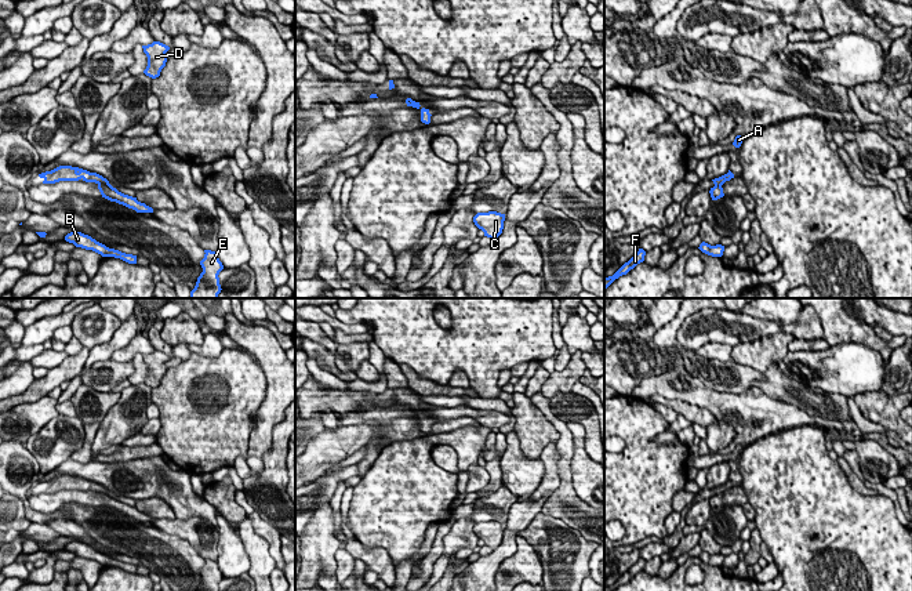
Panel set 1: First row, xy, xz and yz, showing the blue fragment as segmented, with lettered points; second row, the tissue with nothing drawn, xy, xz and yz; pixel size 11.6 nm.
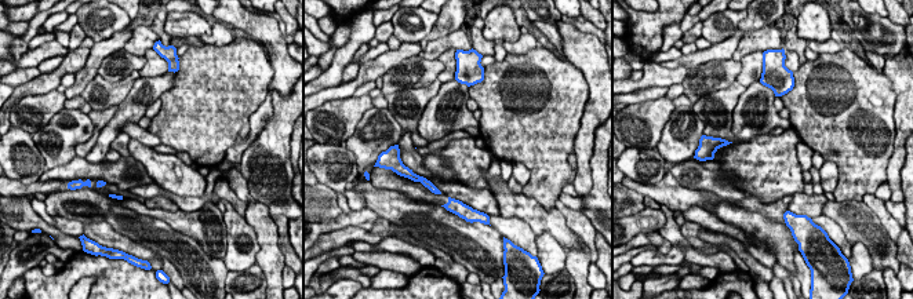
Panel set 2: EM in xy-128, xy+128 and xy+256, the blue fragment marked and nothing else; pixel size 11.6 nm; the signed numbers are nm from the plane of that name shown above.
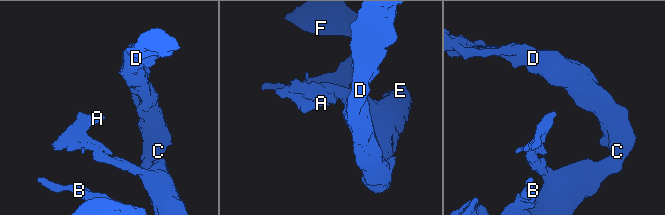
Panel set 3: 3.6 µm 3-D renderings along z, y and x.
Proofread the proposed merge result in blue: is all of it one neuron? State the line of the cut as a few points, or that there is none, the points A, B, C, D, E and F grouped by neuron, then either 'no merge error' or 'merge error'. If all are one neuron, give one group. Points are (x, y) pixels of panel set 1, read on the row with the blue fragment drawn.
cut in xy along (98, 184), (109, 185); A / B C D E F; merge error

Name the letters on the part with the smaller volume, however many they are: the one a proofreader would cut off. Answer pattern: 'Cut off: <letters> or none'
Cut off: A

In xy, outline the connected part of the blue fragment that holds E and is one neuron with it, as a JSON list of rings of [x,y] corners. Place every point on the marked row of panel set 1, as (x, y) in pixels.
[[[204,250],[204,253],[204,258],[200,261],[203,272],[197,278],[189,298],[218,298],[222,290],[218,275],[224,269],[224,265],[215,251]]]

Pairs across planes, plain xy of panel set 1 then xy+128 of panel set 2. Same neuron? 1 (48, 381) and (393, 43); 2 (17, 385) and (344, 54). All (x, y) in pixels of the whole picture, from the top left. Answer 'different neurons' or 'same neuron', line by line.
1: different neurons
2: same neuron

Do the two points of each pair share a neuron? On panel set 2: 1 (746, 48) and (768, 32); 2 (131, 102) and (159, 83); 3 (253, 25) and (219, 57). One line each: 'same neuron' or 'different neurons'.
1: same neuron
2: same neuron
3: different neurons

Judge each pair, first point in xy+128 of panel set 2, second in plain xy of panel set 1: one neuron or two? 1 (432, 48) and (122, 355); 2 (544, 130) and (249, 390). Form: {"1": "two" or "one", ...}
{"1": "one", "2": "one"}

